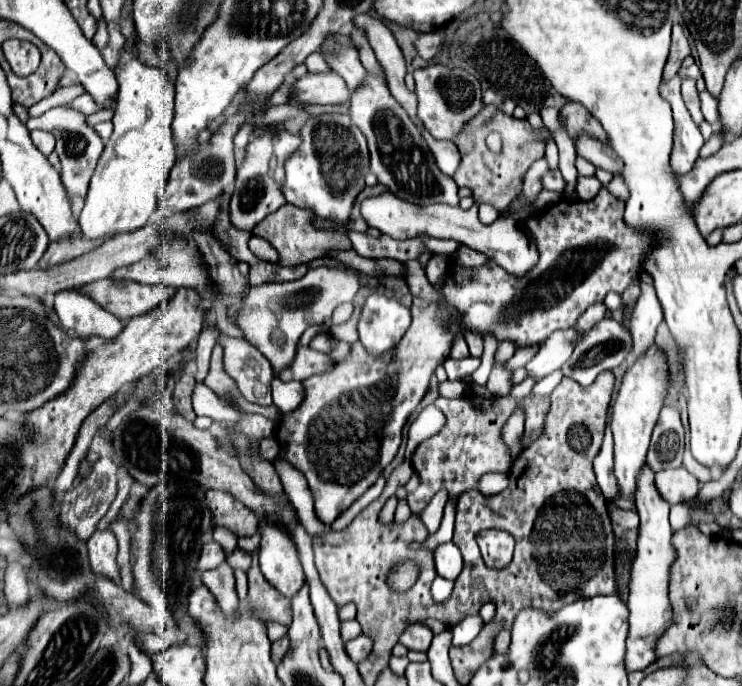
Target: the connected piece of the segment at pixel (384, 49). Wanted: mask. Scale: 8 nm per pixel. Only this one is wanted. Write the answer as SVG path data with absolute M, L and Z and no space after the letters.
M366 14L352 20L352 24L366 32L370 46L376 52L376 58L386 72L386 80L388 80L388 88L392 96L406 108L408 114L412 114L414 120L418 120L416 118L416 96L408 92L404 86L404 74L406 74L404 56L390 28L382 20L366 16Z

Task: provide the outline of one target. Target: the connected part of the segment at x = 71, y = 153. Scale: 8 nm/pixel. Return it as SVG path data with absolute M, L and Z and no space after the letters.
M52 108L48 110L44 116L40 118L30 118L26 122L28 130L48 130L54 134L56 138L56 152L60 156L60 164L62 164L62 184L68 192L68 196L86 196L88 190L88 182L98 166L98 160L102 156L102 140L98 138L98 134L84 124L84 116L76 110L68 110L68 108Z

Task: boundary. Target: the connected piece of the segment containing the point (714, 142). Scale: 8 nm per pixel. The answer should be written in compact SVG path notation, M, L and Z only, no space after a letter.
M712 134L712 138L702 146L702 150L700 150L700 156L710 156L710 154L714 154L714 152L718 152L718 148L724 144L724 138L722 136L716 136L716 134Z

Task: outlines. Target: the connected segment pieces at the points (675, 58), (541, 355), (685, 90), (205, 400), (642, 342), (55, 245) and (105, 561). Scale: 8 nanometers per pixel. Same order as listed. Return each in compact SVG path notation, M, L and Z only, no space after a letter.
M674 24L674 30L672 30L672 46L670 46L670 56L668 56L668 62L664 66L664 76L662 80L668 82L670 78L676 76L676 72L680 70L682 66L682 60L690 56L690 46L688 46L688 40L680 28L680 24Z
M572 328L554 332L552 336L548 336L548 340L544 340L538 346L536 356L526 364L528 376L534 378L536 382L540 382L550 372L562 368L562 364L572 354L572 344L578 340L578 336L580 334L576 334Z
M684 80L682 82L682 96L684 96L688 112L692 114L692 120L700 126L704 122L704 116L702 116L702 110L700 110L700 96L698 96L698 90L696 90L696 82Z
M198 382L192 394L192 404L194 404L194 412L196 416L208 416L212 420L224 422L228 426L236 424L242 416L240 412L236 412L236 408L228 402L222 402L206 384Z
M640 284L642 294L630 316L630 336L632 336L632 358L640 358L654 344L656 328L662 322L662 308L656 298L652 284Z
M78 236L76 240L50 242L48 250L44 252L44 256L42 256L42 260L40 260L40 268L48 270L48 268L54 268L54 266L58 266L58 264L70 262L70 260L74 260L76 256L82 256L84 252L92 250L94 246L98 246L98 244L92 244L90 240L84 240L82 236Z
M110 530L94 532L94 536L88 540L88 552L90 552L90 564L94 572L106 574L108 578L120 582L118 578L118 566L116 566L116 536Z

